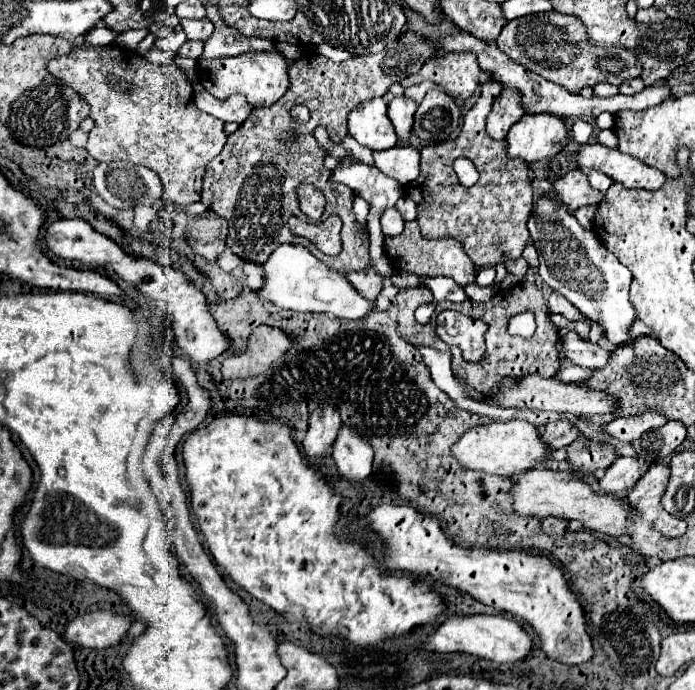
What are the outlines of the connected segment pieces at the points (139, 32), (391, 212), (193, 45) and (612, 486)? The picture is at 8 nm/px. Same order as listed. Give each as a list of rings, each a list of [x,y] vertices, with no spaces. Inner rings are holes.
[[[130,29],[130,31],[126,31],[126,33],[120,33],[118,35],[118,43],[114,43],[114,45],[118,45],[118,47],[126,47],[128,51],[136,51],[136,45],[144,39],[148,35],[148,29]]]
[[[394,207],[392,209],[386,209],[380,221],[382,221],[384,235],[398,235],[404,229],[404,219],[402,219],[402,215]]]
[[[186,41],[186,43],[180,47],[180,55],[190,57],[190,59],[198,59],[198,57],[202,55],[202,47],[204,47],[202,41]]]
[[[618,457],[614,465],[606,469],[604,477],[600,477],[600,487],[604,493],[628,495],[640,477],[642,469],[636,457]]]

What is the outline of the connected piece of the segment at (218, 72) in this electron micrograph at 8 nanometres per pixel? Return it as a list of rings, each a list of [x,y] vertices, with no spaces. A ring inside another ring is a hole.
[[[278,51],[264,53],[242,53],[236,57],[220,57],[212,61],[200,61],[200,83],[202,87],[218,97],[226,99],[232,93],[242,93],[248,97],[252,107],[270,107],[274,105],[290,87],[288,79],[288,63]]]

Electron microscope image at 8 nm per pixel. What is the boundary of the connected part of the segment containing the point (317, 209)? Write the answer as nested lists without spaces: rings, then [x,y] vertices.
[[[304,183],[296,189],[296,195],[298,195],[298,205],[300,205],[300,211],[304,215],[308,215],[312,221],[318,221],[324,213],[324,207],[326,207],[326,197],[324,193],[310,185],[310,183]]]

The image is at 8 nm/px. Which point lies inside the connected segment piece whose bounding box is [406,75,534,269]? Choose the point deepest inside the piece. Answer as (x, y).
(489, 219)

